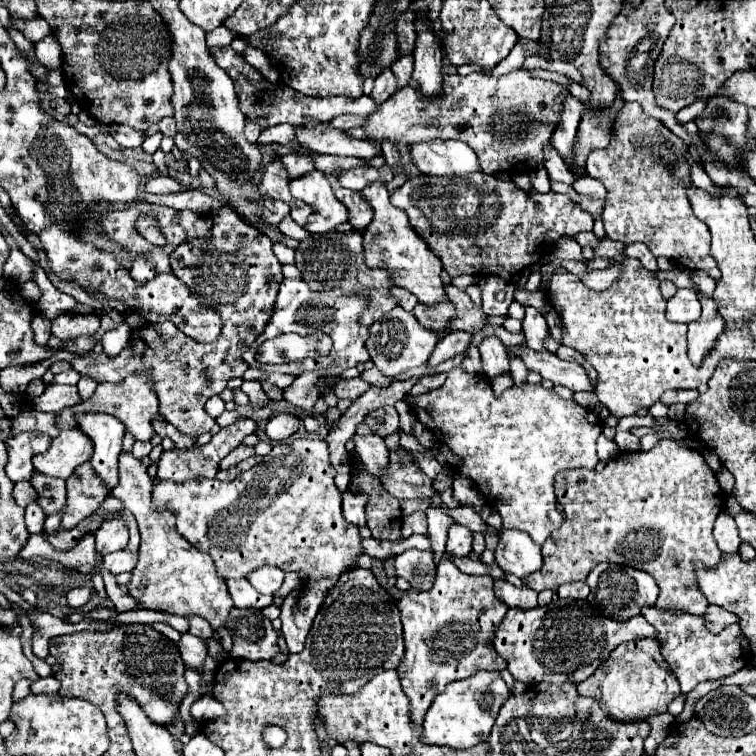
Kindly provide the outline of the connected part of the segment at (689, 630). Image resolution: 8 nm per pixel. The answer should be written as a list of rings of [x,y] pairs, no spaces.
[[[644,607],[642,615],[658,631],[658,641],[662,647],[660,653],[664,655],[670,669],[678,677],[682,693],[692,691],[698,683],[718,681],[722,677],[734,675],[736,671],[750,665],[750,645],[740,625],[736,623],[724,627],[718,635],[714,635],[708,633],[708,621],[704,621],[704,615],[690,615],[680,611],[658,611],[656,607]]]

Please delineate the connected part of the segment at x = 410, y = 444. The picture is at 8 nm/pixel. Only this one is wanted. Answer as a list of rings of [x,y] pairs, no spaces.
[[[400,428],[398,429],[398,433],[400,433],[400,445],[405,449],[409,449],[410,451],[419,451],[419,452],[428,452],[429,449],[424,448],[414,436],[407,435]]]

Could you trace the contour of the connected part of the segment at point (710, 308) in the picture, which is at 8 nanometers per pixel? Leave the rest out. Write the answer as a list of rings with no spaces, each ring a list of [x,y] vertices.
[[[702,297],[702,317],[688,325],[688,357],[694,365],[702,365],[716,337],[724,331],[724,319],[720,317],[714,299]]]

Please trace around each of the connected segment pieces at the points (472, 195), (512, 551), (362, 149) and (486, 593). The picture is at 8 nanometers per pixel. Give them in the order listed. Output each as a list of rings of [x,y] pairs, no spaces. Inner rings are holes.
[[[418,175],[410,177],[400,189],[390,193],[390,201],[394,207],[404,209],[412,229],[424,239],[428,249],[442,261],[444,271],[450,277],[458,275],[496,275],[502,279],[510,279],[512,275],[522,273],[526,267],[542,259],[550,253],[552,243],[560,237],[576,237],[582,231],[592,231],[594,219],[586,215],[584,209],[572,205],[566,195],[546,193],[540,195],[536,191],[522,191],[512,181],[498,181],[492,175],[476,175],[470,183],[438,183],[438,177]]]
[[[504,529],[500,533],[500,543],[496,549],[496,563],[506,571],[520,579],[538,571],[542,565],[542,553],[532,539],[514,529]]]
[[[316,125],[314,129],[296,129],[296,139],[304,145],[310,147],[318,153],[326,155],[354,155],[354,157],[364,157],[372,159],[380,155],[380,149],[376,149],[370,141],[364,139],[354,139],[346,135],[340,129],[330,129],[326,125]]]
[[[444,555],[436,569],[436,583],[430,591],[406,591],[398,601],[406,655],[396,671],[402,689],[410,699],[410,711],[416,723],[424,721],[434,697],[448,683],[468,679],[478,671],[500,671],[506,667],[506,661],[492,645],[492,637],[508,611],[492,591],[494,579],[490,575],[462,573],[450,555]]]

